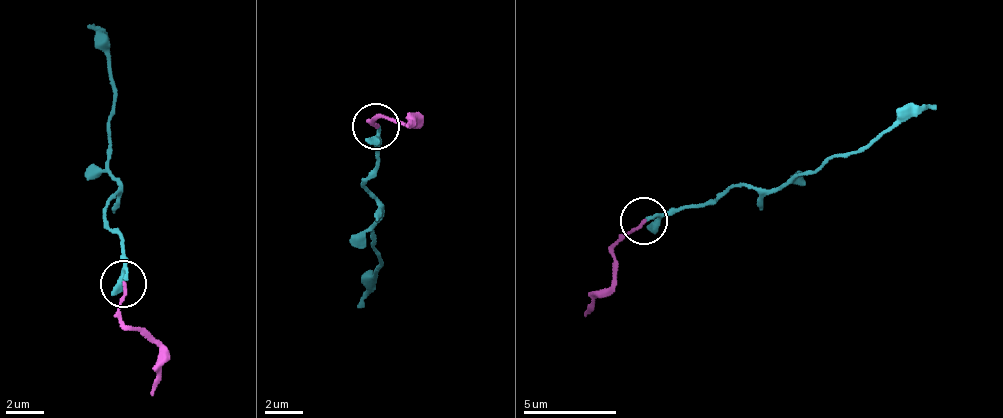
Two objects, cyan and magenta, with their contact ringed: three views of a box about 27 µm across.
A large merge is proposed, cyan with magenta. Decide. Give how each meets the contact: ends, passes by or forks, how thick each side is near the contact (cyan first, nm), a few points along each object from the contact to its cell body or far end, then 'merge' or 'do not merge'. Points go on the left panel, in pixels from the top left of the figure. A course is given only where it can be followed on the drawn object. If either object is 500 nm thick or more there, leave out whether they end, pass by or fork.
cyan passes by | magenta ends | 110/150 nm | cyan via (122, 279), (120, 231), (104, 213), (117, 180), (105, 153), (115, 103), (110, 53), (88, 25) | magenta via (122, 285), (119, 315), (158, 351), (160, 382), (151, 395) | merge

